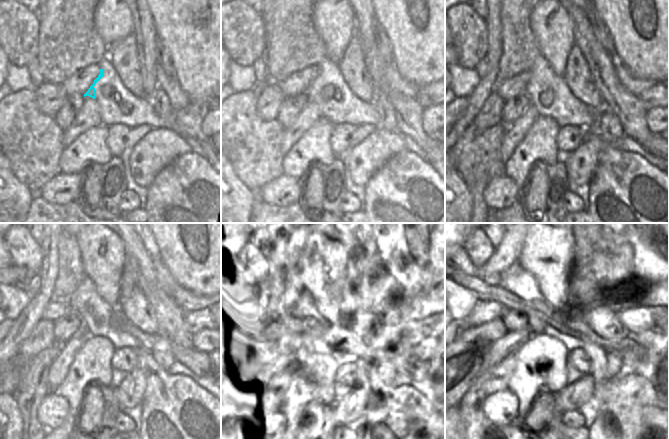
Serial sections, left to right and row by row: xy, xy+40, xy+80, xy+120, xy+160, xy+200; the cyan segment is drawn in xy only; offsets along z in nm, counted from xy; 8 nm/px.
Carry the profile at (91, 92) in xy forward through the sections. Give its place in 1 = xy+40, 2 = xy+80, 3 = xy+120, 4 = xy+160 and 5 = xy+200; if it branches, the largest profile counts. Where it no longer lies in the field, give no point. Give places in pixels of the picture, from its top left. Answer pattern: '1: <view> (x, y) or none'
1: xy+40 (313, 93)
2: xy+80 (541, 79)
3: xy+120 (85, 302)
4: xy+160 (301, 304)
5: xy+200 (626, 426)

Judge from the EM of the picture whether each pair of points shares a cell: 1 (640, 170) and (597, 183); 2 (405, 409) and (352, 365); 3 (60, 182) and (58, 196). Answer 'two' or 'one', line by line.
1: one
2: two
3: one

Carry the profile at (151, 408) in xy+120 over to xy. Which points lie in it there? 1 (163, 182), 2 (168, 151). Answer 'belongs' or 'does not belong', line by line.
1: belongs
2: does not belong

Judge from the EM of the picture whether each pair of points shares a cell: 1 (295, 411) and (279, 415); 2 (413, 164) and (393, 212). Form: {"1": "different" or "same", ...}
{"1": "different", "2": "same"}

